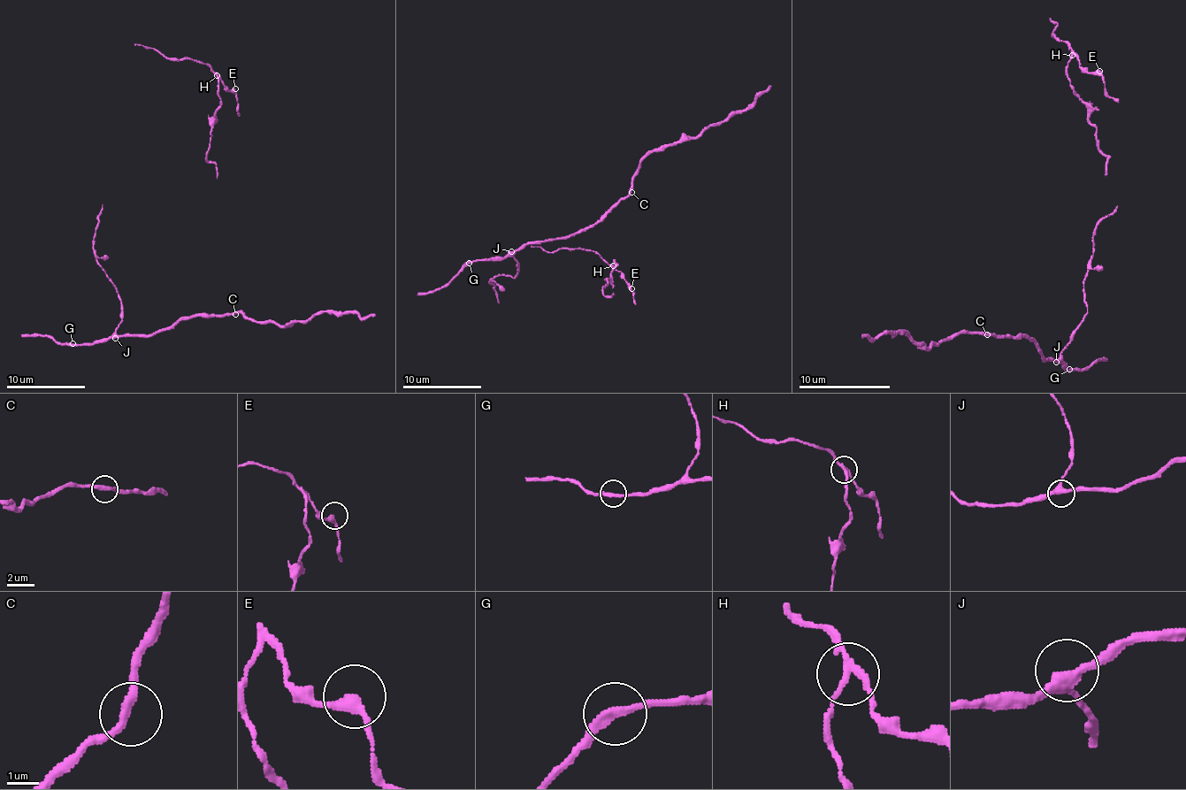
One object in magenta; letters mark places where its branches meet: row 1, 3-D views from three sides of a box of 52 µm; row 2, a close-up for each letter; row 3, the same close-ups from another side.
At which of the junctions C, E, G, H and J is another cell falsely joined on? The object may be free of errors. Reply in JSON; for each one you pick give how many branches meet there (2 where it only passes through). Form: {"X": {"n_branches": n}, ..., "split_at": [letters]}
{"H": {"n_branches": 3}, "split_at": ["H"]}

